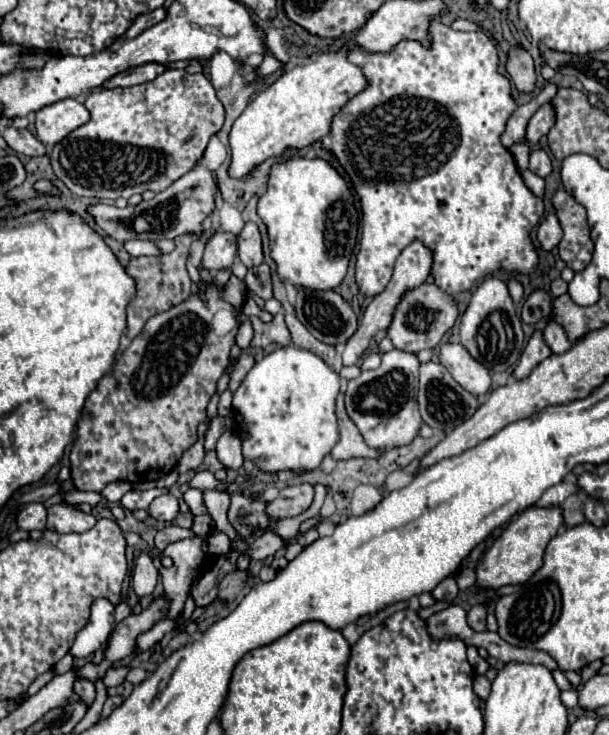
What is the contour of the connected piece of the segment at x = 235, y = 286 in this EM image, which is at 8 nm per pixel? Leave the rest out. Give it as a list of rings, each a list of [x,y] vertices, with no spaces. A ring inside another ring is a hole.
[[[231,276],[227,282],[227,302],[231,302],[235,308],[241,308],[243,306],[243,290],[245,290],[245,282]]]

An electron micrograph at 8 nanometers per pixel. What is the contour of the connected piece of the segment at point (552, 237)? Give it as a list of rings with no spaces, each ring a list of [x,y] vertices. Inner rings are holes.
[[[555,214],[545,216],[545,220],[541,222],[541,226],[539,226],[539,230],[537,230],[537,240],[539,240],[541,248],[543,248],[545,252],[553,250],[553,248],[559,244],[561,236],[563,236],[563,232],[561,232],[561,226],[559,226],[557,216],[555,216]]]

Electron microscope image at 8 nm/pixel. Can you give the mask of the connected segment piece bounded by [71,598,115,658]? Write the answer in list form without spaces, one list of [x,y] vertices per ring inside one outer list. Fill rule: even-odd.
[[[95,600],[91,606],[91,618],[81,628],[81,632],[75,638],[75,644],[71,646],[71,654],[77,658],[89,658],[95,654],[95,650],[109,638],[114,627],[113,613],[115,606],[109,600]]]

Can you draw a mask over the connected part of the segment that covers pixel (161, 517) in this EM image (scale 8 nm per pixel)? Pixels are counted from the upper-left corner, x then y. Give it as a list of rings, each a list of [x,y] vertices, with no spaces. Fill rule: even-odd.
[[[161,494],[157,496],[151,506],[149,506],[149,514],[159,520],[159,522],[171,522],[179,516],[179,502],[173,494]]]

